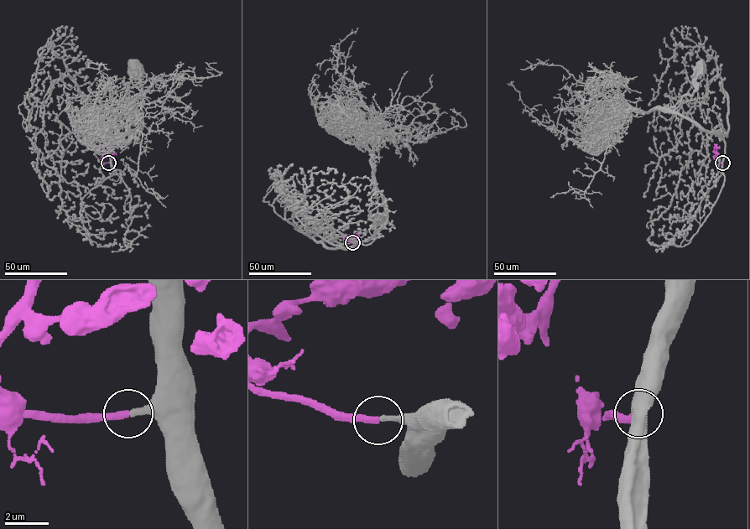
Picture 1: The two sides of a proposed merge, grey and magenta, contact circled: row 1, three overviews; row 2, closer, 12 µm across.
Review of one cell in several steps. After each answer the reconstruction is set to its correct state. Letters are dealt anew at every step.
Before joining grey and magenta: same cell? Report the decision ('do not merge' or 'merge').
merge

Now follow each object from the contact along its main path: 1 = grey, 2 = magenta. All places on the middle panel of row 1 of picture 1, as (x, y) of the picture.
1: (352, 242), (356, 245), (367, 241), (386, 221), (387, 203), (381, 195), (387, 213), (378, 220)
2: (352, 242), (345, 238), (351, 236), (340, 233)

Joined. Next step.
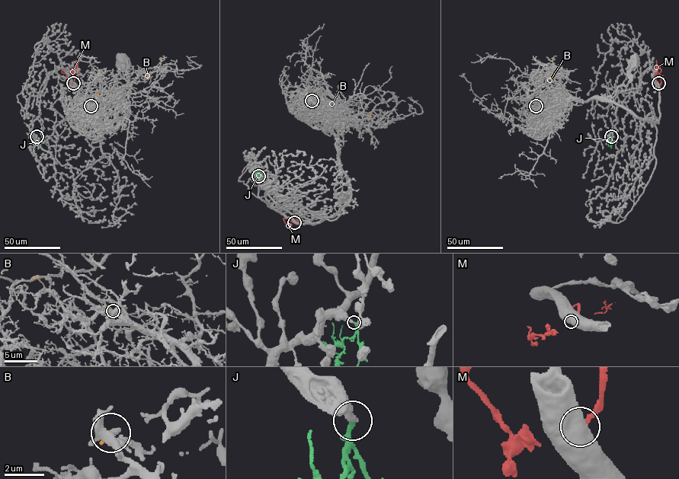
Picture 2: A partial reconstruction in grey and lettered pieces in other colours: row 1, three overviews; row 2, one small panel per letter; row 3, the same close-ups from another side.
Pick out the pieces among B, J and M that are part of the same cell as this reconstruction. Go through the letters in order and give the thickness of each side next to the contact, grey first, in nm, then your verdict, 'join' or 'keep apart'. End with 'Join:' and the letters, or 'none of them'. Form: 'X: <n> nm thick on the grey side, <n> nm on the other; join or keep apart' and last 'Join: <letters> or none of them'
B: 130 nm thick on the grey side, 120 nm on the other; keep apart
J: 320 nm thick on the grey side, 260 nm on the other; keep apart
M: 700 nm thick on the grey side, 200 nm on the other; keep apart
Join: none of them

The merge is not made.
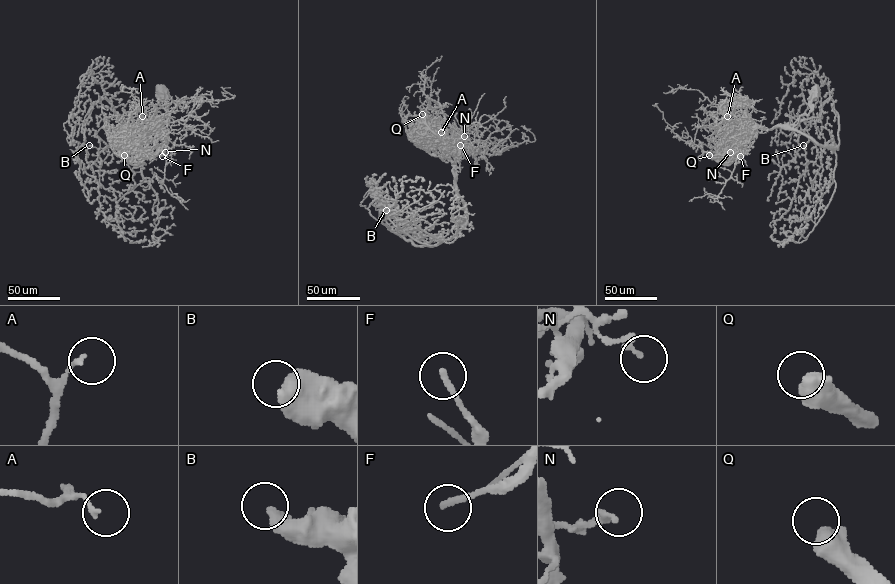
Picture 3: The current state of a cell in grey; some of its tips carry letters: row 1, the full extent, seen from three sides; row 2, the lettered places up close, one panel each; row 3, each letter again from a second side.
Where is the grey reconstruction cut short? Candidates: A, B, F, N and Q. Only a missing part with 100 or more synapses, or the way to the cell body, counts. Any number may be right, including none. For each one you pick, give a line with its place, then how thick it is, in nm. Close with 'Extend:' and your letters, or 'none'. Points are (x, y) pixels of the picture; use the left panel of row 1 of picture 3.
Q: at (124, 155); 600 nm thick
Extend: Q

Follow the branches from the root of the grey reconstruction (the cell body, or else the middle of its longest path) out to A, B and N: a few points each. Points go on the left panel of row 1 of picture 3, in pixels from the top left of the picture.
A: (161, 91), (168, 114), (164, 115), (163, 126), (154, 128), (142, 116)
B: (161, 91), (165, 143), (111, 145), (100, 153), (100, 166), (91, 162), (97, 148), (89, 145)
N: (161, 91), (168, 115), (164, 115), (162, 127), (156, 126), (155, 147), (165, 152)

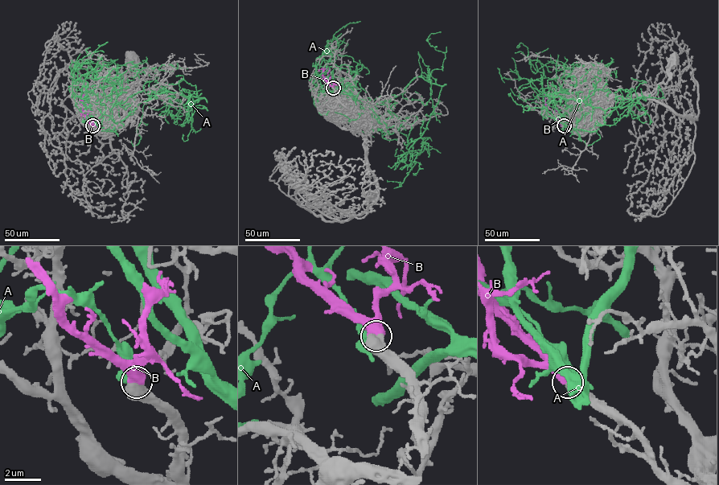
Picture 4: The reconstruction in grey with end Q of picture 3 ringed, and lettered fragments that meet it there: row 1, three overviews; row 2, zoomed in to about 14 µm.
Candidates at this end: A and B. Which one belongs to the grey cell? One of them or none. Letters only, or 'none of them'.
B

